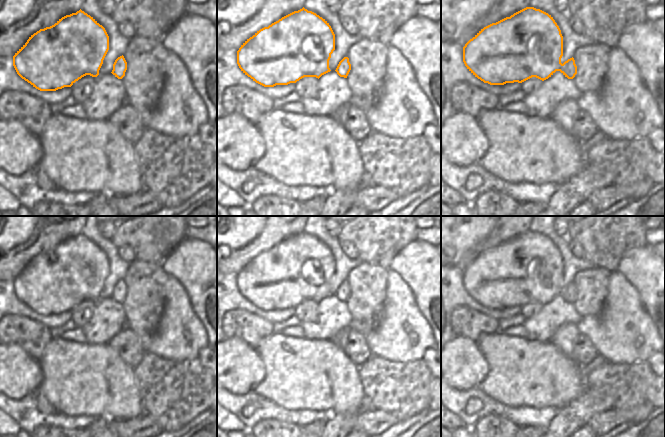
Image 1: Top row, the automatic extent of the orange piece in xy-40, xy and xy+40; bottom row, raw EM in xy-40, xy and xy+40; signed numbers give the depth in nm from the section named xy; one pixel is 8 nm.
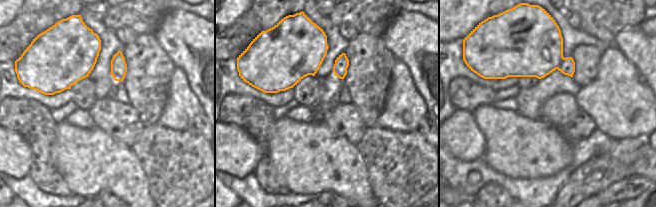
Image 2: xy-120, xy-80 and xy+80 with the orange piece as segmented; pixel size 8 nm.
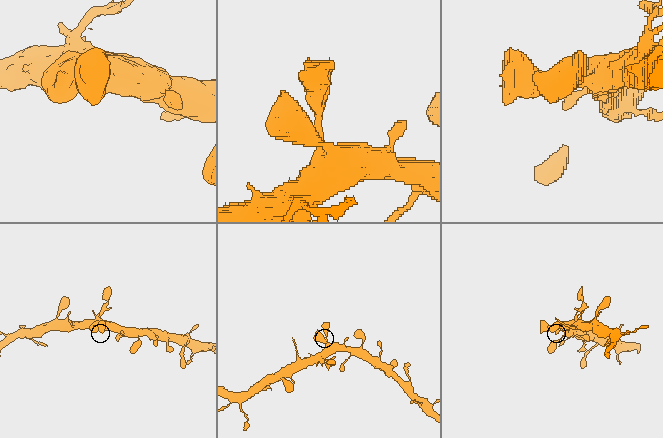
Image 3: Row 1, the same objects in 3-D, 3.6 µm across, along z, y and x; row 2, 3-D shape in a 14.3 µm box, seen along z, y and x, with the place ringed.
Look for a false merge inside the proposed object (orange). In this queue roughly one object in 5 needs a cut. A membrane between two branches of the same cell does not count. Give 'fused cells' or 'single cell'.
single cell

